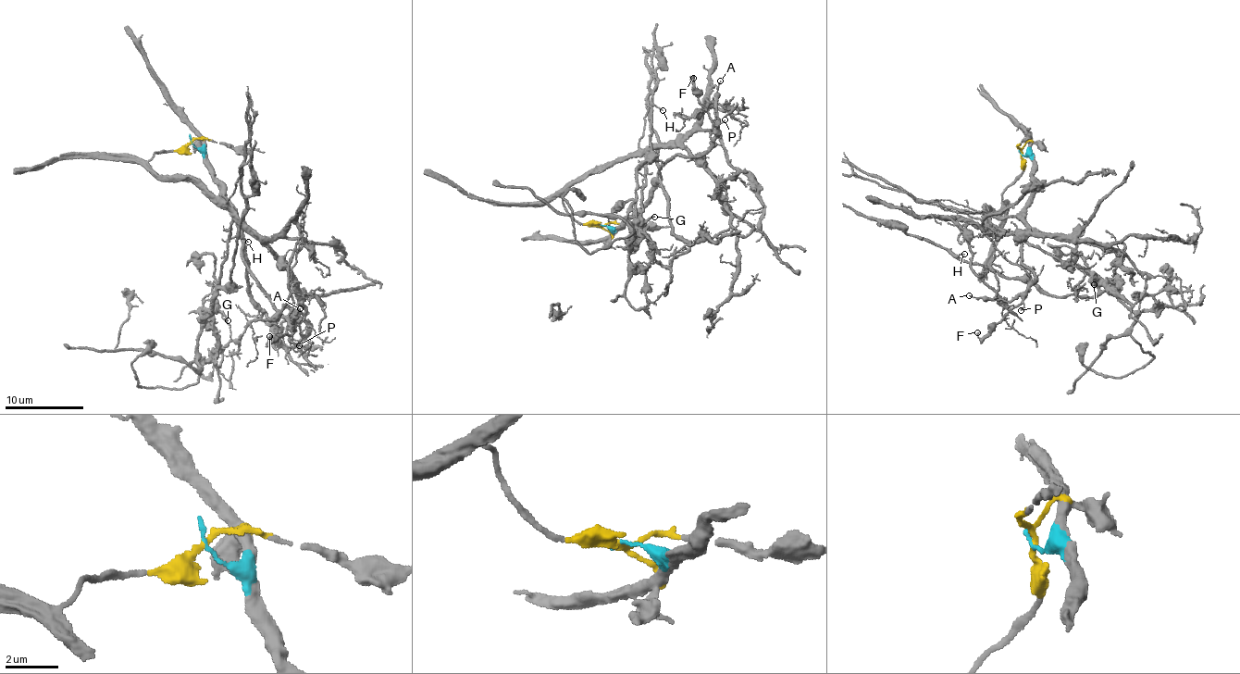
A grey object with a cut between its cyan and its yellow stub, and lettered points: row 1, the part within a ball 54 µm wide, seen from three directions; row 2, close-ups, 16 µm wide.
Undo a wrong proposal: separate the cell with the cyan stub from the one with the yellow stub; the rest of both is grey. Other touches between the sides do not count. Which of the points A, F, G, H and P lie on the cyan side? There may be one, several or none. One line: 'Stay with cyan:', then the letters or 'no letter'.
Stay with cyan: A, F, P

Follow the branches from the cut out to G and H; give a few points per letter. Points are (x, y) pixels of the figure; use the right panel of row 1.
G: (1021, 154), (1021, 173), (1002, 193), (1002, 209), (988, 209), (991, 222), (1082, 268), (1093, 283)
H: (1021, 154), (991, 222), (1081, 266), (1097, 291), (1047, 295), (964, 254)

